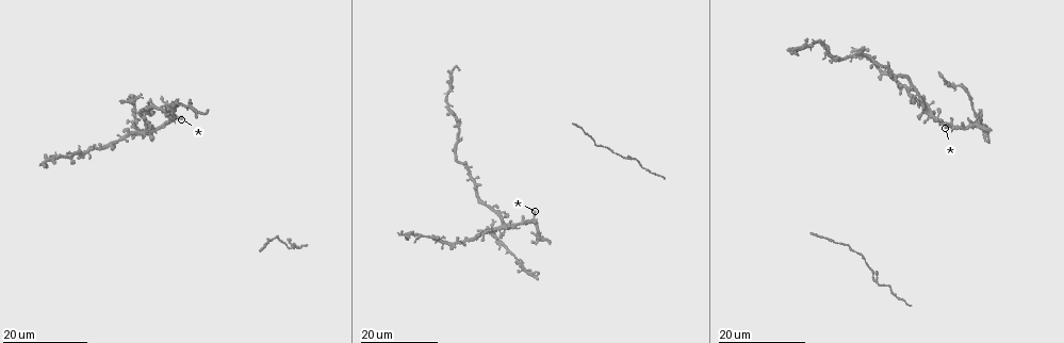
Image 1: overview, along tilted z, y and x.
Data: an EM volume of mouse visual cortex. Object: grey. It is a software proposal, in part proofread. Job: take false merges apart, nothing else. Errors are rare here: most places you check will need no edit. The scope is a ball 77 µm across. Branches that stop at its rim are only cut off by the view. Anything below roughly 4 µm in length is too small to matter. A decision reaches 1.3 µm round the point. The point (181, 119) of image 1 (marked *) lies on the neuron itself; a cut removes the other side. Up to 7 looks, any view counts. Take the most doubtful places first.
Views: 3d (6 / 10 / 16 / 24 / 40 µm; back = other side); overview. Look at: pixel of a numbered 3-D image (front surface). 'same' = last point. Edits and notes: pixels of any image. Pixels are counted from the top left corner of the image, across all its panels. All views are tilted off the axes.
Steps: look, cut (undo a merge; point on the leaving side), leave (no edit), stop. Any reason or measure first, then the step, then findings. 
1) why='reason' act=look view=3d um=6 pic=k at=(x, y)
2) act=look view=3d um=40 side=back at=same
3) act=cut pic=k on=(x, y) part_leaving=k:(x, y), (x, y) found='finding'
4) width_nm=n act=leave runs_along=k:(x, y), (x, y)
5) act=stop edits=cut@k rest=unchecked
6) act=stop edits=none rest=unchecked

act=look view=3d um=16 pic=1 at=(848, 244)

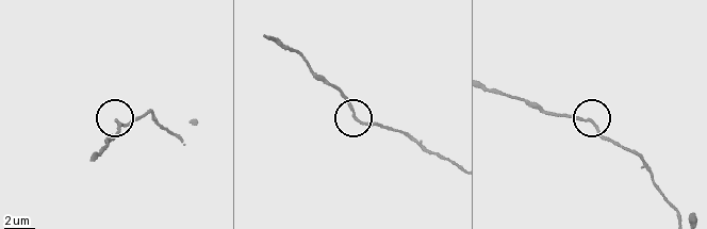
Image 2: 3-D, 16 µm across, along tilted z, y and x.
why='zoom in' act=look view=3d um=10 pic=2 at=(590, 121)

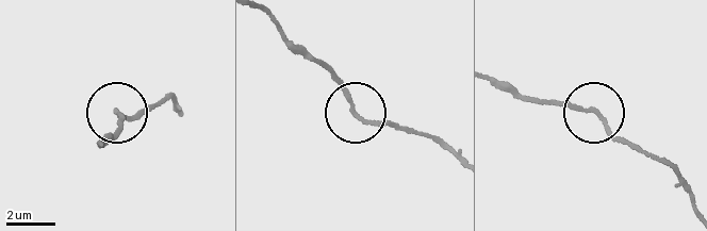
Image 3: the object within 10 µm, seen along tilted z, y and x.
width_nm=150 act=leave found='continuous, no second neuron'

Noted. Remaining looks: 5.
why='calibre changes' act=look view=3d um=24 pic=1 at=(871, 275)

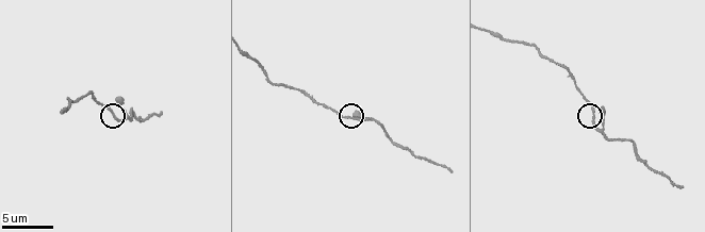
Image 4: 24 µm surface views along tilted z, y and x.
act=look view=3d um=6 pic=4 at=(592, 120)

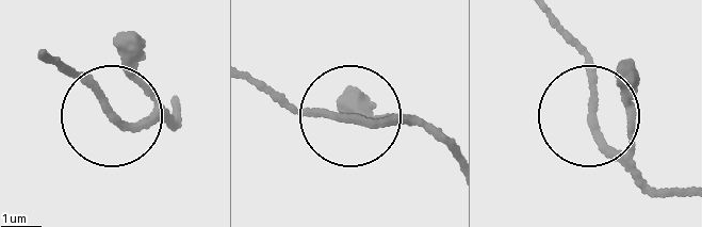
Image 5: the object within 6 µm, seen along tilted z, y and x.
width_nm=170 act=leave found='all the same neuron'

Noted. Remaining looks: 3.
why='arms part here' act=look view=3d um=24 pic=1 at=(143, 134)

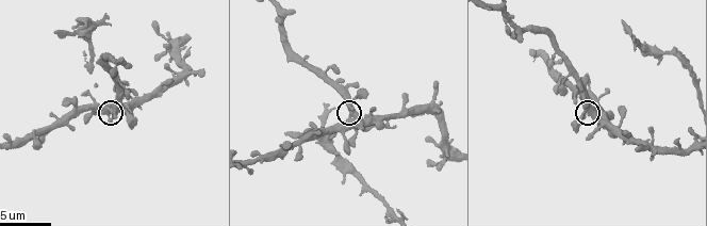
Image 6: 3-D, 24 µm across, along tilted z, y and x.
act=look view=3d um=10 pic=6 at=(350, 119)

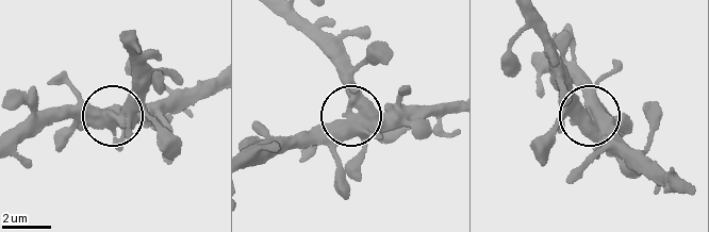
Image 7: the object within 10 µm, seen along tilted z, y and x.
width_nm=480 act=cut pic=7 on=(134, 110) part_leaving=7:(362, 113), (335, 64), (282, 15) found='a second neuron is stuck on'

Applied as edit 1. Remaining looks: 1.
why='calibre changes' act=look view=3d um=10 pic=4 at=(635, 144)

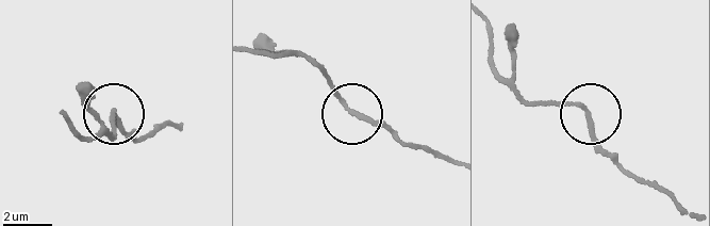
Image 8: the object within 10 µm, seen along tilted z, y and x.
act=leave found='continuous, no second neuron'

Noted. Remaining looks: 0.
act=stop edits=cut@7 rest=unchecked

